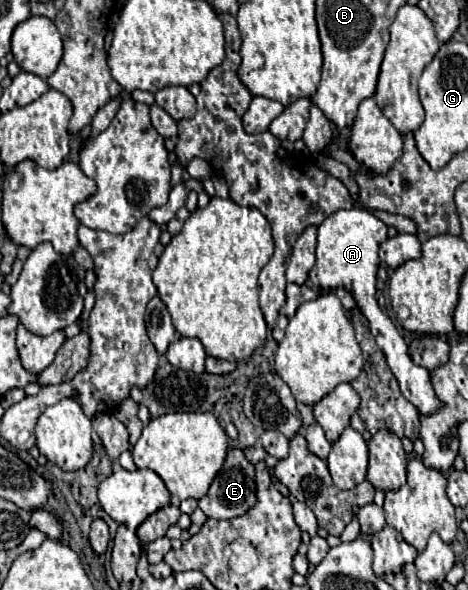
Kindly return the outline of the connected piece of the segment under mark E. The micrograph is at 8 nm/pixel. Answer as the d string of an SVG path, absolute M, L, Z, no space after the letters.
M231 447L229 455L223 463L223 469L217 473L215 481L209 487L209 493L199 501L199 509L213 519L233 519L243 515L257 501L255 497L255 467L245 459L243 449Z

